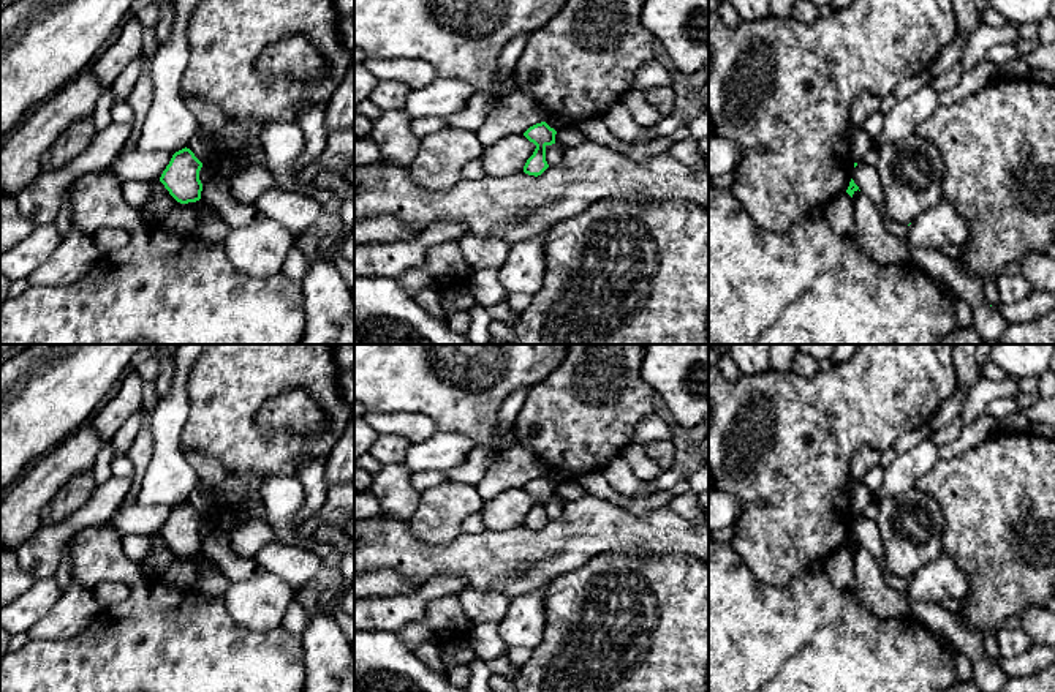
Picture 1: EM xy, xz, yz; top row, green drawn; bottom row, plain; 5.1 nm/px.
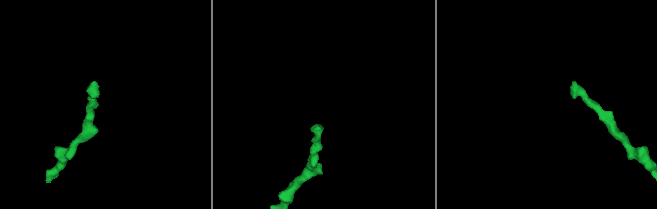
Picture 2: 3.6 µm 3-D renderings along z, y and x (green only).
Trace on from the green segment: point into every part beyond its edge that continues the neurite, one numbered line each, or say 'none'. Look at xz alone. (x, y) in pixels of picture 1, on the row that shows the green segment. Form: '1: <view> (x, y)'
none

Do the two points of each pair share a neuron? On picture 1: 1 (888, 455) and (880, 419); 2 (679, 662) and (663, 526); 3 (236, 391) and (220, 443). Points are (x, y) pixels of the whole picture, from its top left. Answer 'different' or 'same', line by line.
1: different
2: different
3: same

